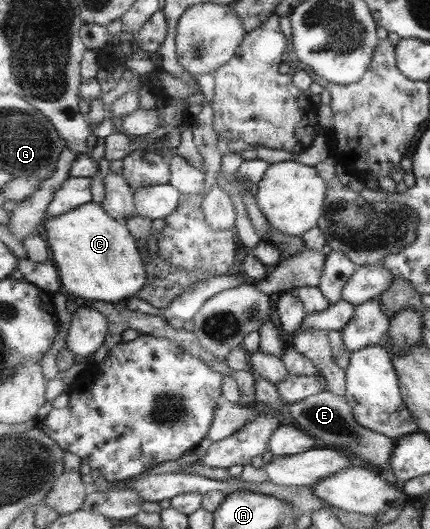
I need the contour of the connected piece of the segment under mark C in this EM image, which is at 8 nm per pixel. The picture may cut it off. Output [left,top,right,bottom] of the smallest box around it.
[42,202,148,302]

